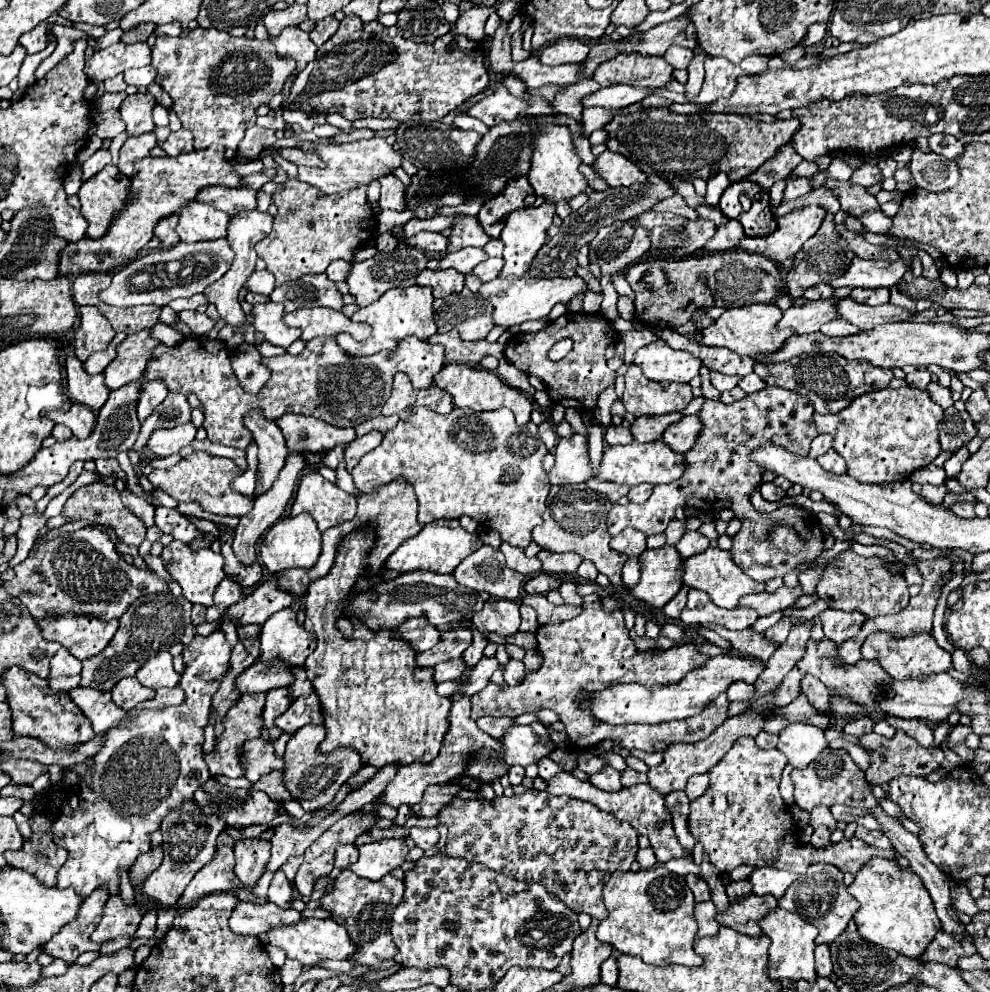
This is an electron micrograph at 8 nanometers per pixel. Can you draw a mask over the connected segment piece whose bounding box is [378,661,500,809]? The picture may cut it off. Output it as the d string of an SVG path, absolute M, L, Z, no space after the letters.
M464 661L466 669L464 669L464 675L460 679L460 687L458 691L450 697L450 715L448 715L448 723L450 723L450 729L446 733L446 739L444 739L444 747L440 749L440 755L424 765L424 763L410 763L406 767L400 767L396 777L392 779L392 783L388 783L388 787L380 793L380 801L384 805L390 805L394 809L398 809L400 805L416 805L422 801L422 795L424 795L424 789L428 785L442 785L442 783L448 783L450 779L456 779L464 773L464 767L468 763L468 755L478 749L478 747L488 747L488 749L500 749L500 743L496 739L492 739L490 735L486 735L484 731L480 731L476 727L476 723L472 721L470 717L470 695L464 695L464 687L470 683L470 673L474 671L474 667L470 667L466 661Z

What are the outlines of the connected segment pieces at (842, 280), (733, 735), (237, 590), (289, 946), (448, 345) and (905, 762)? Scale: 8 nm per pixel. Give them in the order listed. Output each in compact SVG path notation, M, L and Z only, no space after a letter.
M854 257L848 271L828 281L832 287L860 287L860 289L872 289L872 287L892 287L896 285L904 271L910 267L908 261L898 259L894 263L890 261L864 261Z
M744 711L744 713L736 715L736 717L726 719L724 725L718 727L718 731L712 731L712 735L708 735L702 741L696 741L696 743L674 743L672 747L668 747L664 751L664 761L658 767L652 767L648 771L648 783L652 787L656 787L662 795L668 795L670 791L676 791L676 789L684 789L686 781L692 775L708 773L728 753L728 749L732 747L732 743L738 737L742 737L742 735L756 737L762 731L762 725L764 725L764 717L756 715L754 711Z
M226 575L226 577L220 581L220 585L216 587L214 605L208 607L208 611L206 611L206 621L210 621L210 623L218 621L218 619L222 617L224 609L230 607L232 603L238 603L240 599L244 599L244 595L246 595L244 587L242 587L232 575Z
M302 917L300 923L288 927L274 927L268 933L268 943L282 947L290 959L298 959L304 965L318 965L320 959L350 959L356 951L356 945L350 941L346 929L334 919L316 919Z
M456 329L440 334L436 333L428 339L430 343L440 343L444 346L444 359L446 363L468 363L468 365L478 365L478 361L484 355L494 355L496 359L502 357L504 347L498 343L488 343L488 341L465 342L460 339Z
M897 730L892 738L880 737L876 733L868 733L858 737L860 745L866 749L870 757L870 766L865 772L868 783L878 783L878 785L888 783L892 779L901 775L918 775L926 777L934 773L936 769L942 767L942 761L946 759L944 751L940 747L922 747L914 739L910 739L906 733Z

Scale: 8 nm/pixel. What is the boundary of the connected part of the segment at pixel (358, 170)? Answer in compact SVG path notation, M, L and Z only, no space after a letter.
M382 137L360 139L354 143L344 143L344 145L332 145L332 143L320 145L316 141L298 141L296 147L300 147L302 151L316 151L316 155L320 155L320 159L326 163L326 167L322 169L320 167L298 167L298 175L296 175L298 181L318 187L324 195L348 191L360 183L368 185L372 179L378 179L390 173L392 167L400 167L402 163L402 155L394 151Z

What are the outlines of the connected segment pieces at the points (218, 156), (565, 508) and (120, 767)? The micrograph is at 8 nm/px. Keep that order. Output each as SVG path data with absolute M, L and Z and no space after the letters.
M212 145L208 149L180 153L176 157L144 157L134 163L136 175L130 177L132 199L128 199L128 207L112 219L112 227L104 239L80 239L68 243L60 253L60 275L80 275L88 271L108 273L114 267L122 267L128 261L136 259L142 247L154 237L154 225L172 213L180 213L180 209L190 203L196 193L206 185L224 185L224 187L240 187L240 177L234 173L232 165L224 157L224 147Z
M578 483L576 487L572 487L572 485L558 487L556 485L550 489L546 505L548 507L542 515L544 523L532 531L534 543L538 543L546 551L558 551L558 553L574 551L574 553L578 553L582 559L592 561L600 573L608 575L612 585L622 587L620 573L622 573L622 565L628 557L612 551L608 545L610 533L606 527L606 517L608 517L608 511L612 507L608 497L600 491L590 489L586 483Z
M216 629L208 637L196 635L186 645L182 659L186 669L178 685L184 689L186 701L180 707L136 711L132 719L126 717L112 727L104 735L104 749L94 755L92 783L82 787L80 809L70 817L62 815L54 821L54 841L68 849L67 861L58 872L57 888L72 887L84 899L100 887L108 887L108 895L118 895L120 871L128 871L136 857L150 849L148 835L160 827L170 811L180 809L210 779L202 757L204 727L212 695L220 687L224 671L228 671L230 645L224 633Z

